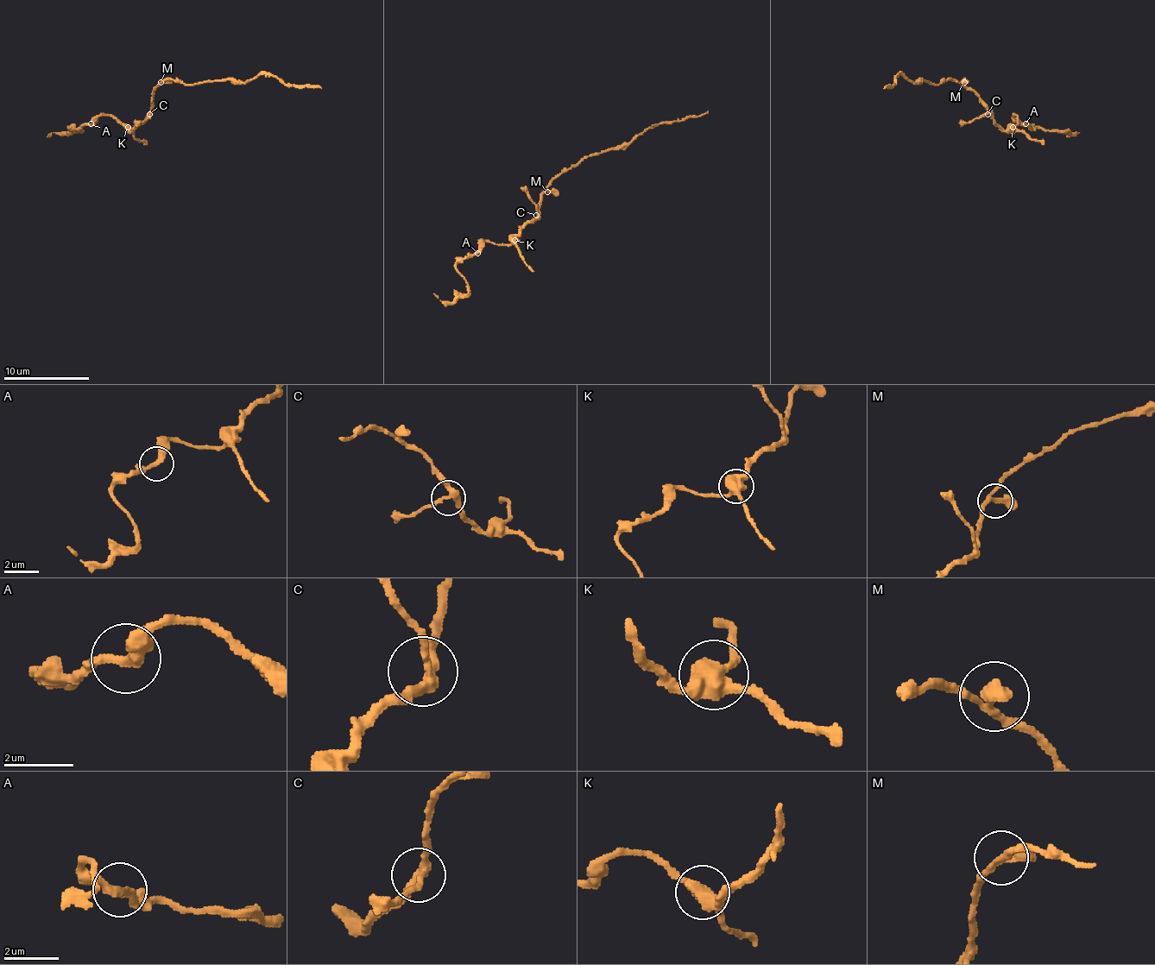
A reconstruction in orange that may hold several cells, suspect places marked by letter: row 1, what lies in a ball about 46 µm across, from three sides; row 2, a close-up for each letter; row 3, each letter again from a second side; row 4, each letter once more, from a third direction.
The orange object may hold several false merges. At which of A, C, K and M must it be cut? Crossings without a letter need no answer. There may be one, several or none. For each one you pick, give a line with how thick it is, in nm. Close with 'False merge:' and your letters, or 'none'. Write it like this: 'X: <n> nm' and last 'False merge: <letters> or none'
K: 480 nm
False merge: K

